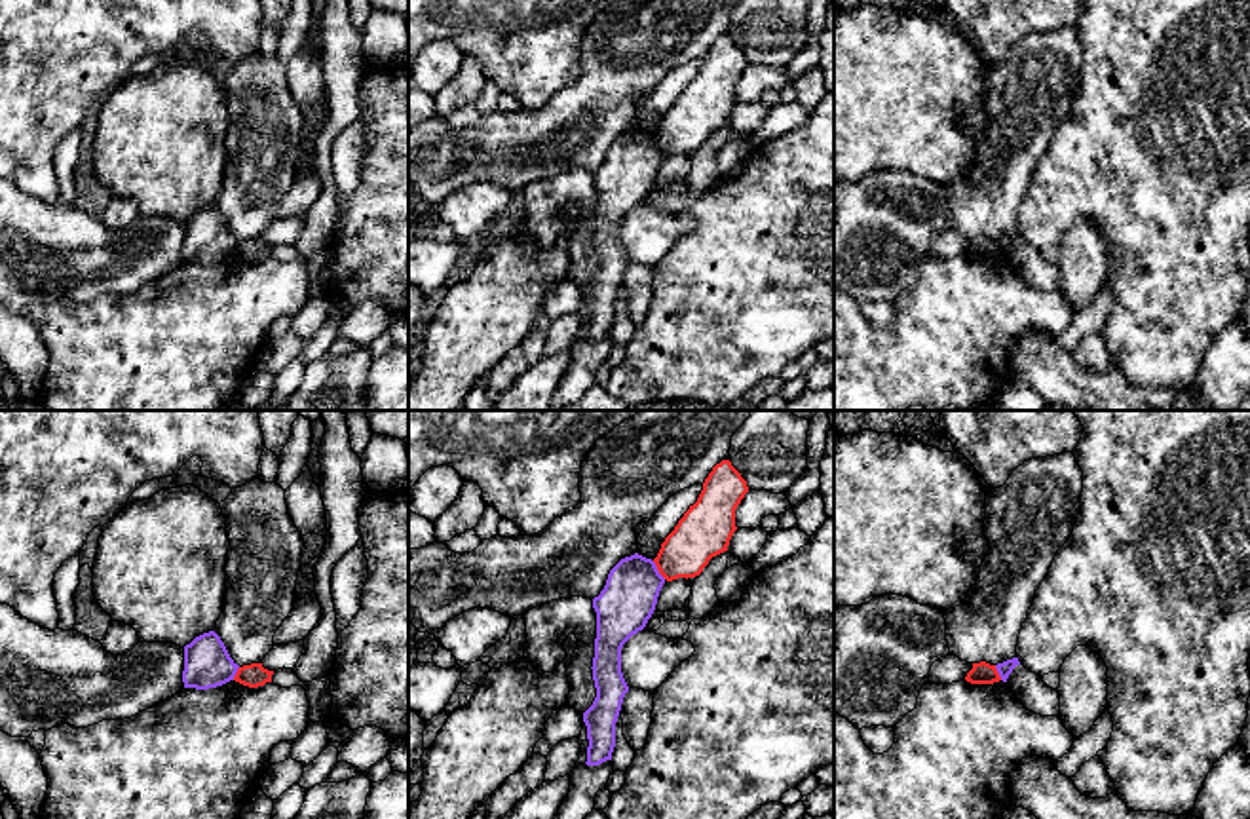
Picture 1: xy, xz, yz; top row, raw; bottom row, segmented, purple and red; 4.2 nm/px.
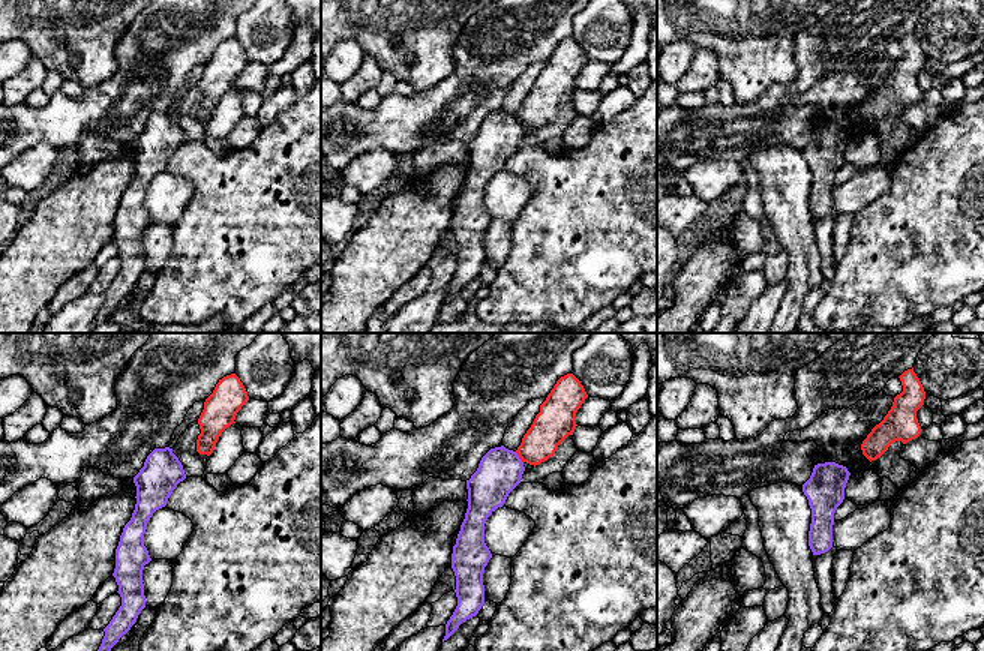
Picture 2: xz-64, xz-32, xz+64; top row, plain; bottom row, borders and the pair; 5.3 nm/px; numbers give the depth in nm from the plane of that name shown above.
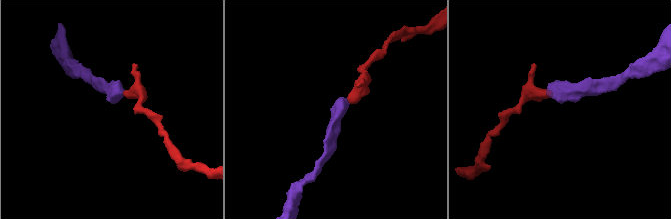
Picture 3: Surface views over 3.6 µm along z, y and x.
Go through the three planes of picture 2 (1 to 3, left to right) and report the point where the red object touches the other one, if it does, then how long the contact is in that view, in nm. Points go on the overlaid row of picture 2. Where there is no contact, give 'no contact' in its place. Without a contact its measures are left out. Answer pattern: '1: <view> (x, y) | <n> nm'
1: no contact
2: xz-32 (519, 458) | 80 nm
3: no contact

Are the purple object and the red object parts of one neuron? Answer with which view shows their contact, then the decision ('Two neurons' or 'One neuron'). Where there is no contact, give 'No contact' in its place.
Touches purple in xz. Two neurons

